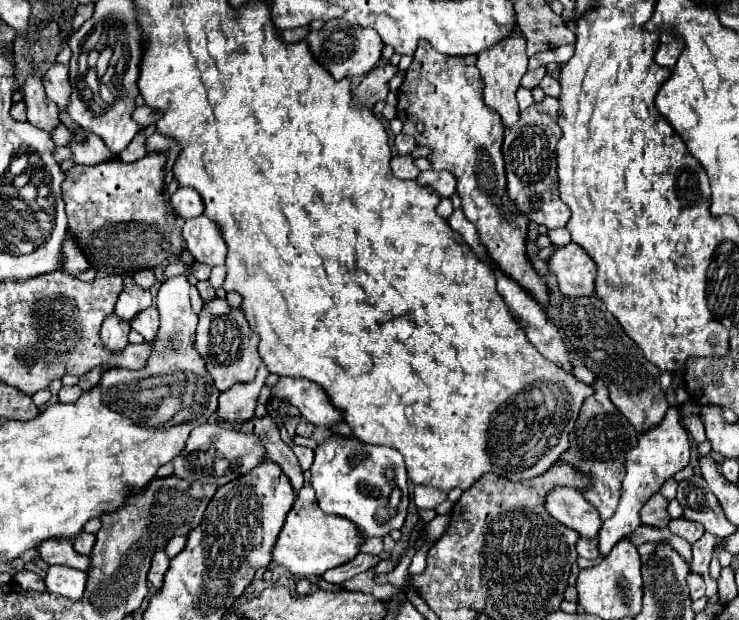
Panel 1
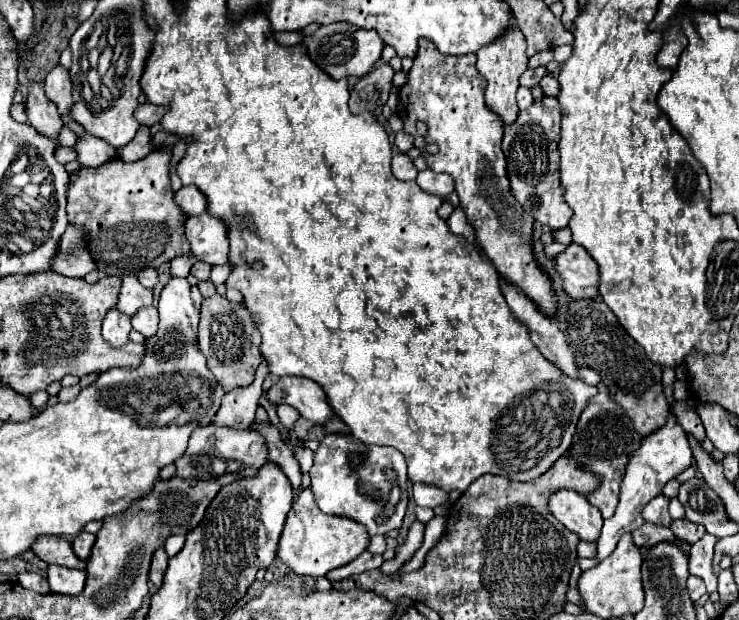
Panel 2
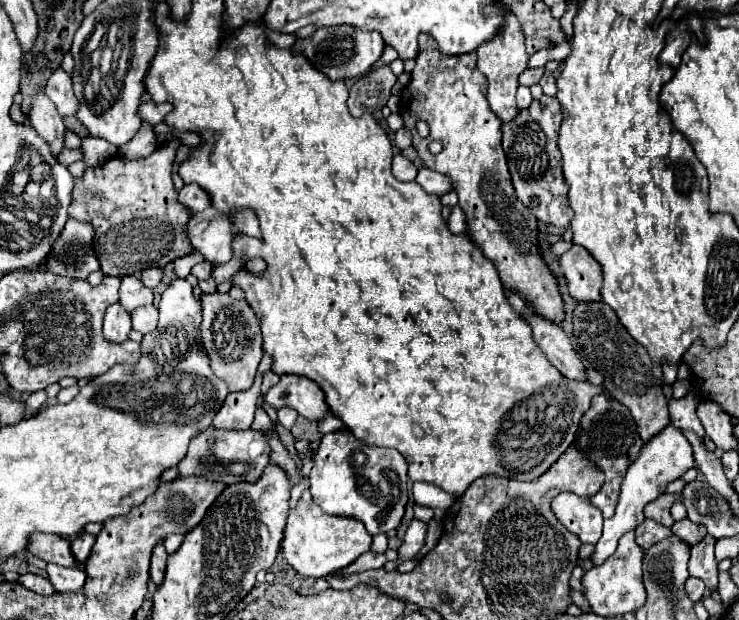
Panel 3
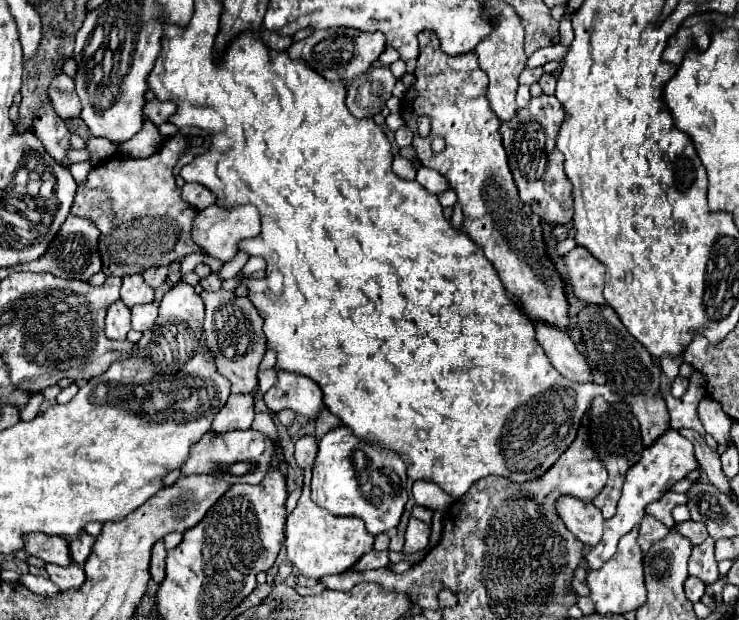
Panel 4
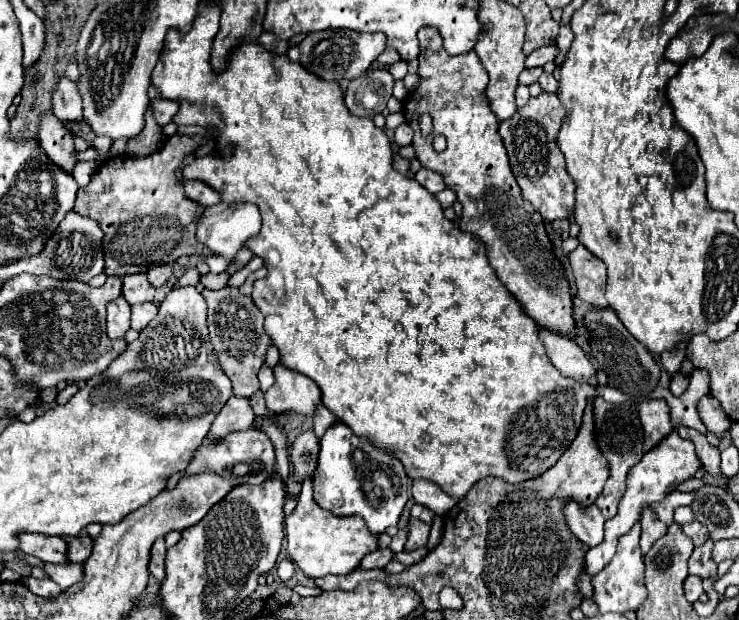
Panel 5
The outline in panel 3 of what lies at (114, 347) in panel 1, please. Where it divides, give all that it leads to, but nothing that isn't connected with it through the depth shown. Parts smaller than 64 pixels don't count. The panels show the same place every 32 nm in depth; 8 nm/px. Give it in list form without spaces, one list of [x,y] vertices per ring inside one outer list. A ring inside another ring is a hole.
[[[112,304],[104,316],[104,338],[114,344],[122,344],[128,340],[130,326],[130,314],[124,312],[118,304]]]

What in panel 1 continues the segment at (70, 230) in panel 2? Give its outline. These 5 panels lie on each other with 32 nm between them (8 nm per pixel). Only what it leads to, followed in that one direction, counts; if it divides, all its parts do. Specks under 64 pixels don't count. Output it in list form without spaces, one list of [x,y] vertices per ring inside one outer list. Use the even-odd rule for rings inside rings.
[[[66,234],[66,242],[64,242],[64,260],[66,260],[64,262],[66,274],[78,274],[78,272],[90,268],[84,252],[80,252],[80,248],[76,246],[76,242],[72,240],[70,234]]]

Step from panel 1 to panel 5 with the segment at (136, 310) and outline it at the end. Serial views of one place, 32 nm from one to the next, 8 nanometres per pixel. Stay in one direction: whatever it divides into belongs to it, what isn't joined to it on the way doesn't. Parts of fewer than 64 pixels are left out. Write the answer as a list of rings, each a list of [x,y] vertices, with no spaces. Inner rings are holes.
[[[132,274],[132,276],[124,276],[122,296],[130,306],[138,302],[150,302],[154,300],[154,288],[148,284],[144,274]]]

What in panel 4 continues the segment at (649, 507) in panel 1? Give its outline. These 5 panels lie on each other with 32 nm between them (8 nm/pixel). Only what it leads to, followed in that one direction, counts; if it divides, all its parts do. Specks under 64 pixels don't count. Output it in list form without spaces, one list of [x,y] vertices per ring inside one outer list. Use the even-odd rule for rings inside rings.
[[[672,492],[672,498],[664,498],[662,496],[658,502],[650,504],[650,516],[654,516],[656,520],[660,520],[666,526],[674,526],[672,508],[676,504],[684,504],[684,500],[688,500],[688,498],[684,494],[676,494],[676,492]]]

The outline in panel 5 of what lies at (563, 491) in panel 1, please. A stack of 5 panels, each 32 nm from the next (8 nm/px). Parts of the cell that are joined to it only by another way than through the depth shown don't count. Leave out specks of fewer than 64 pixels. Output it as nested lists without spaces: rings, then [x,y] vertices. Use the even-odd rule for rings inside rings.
[[[568,500],[564,504],[562,514],[566,518],[568,528],[586,546],[596,546],[596,544],[602,542],[602,536],[604,536],[604,516],[602,516],[602,512],[594,504],[582,508],[576,500]]]

